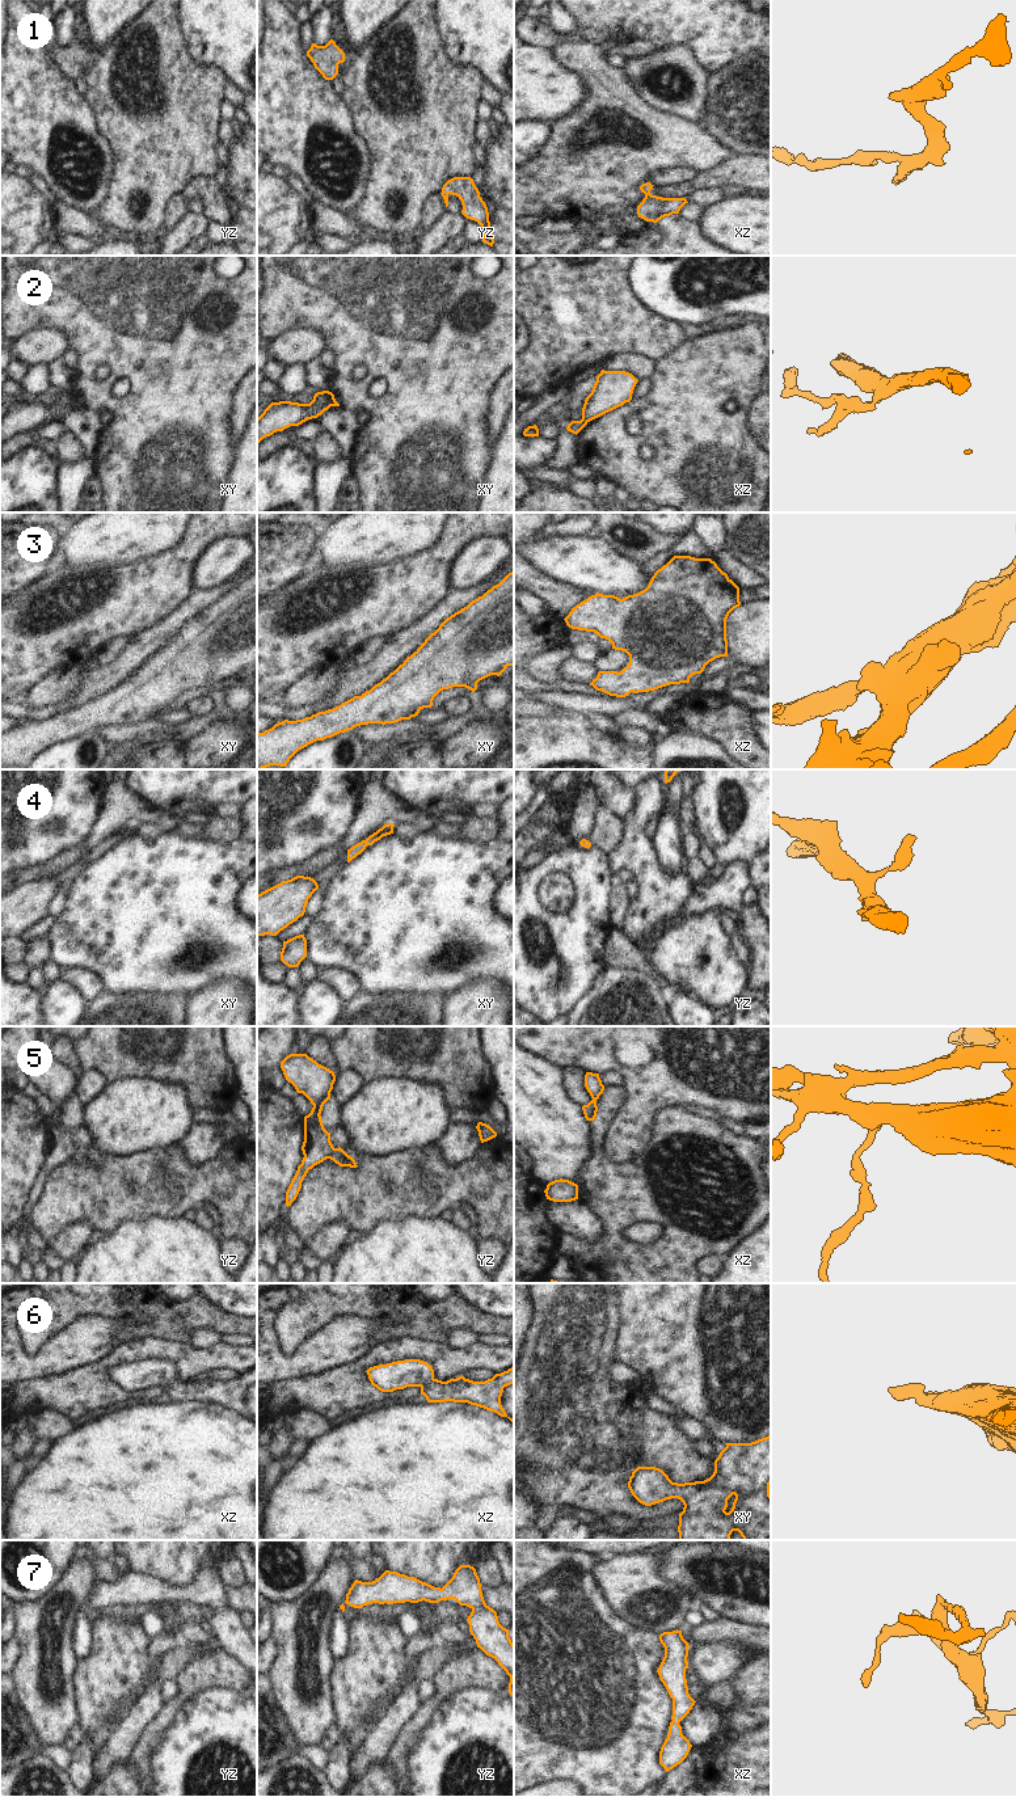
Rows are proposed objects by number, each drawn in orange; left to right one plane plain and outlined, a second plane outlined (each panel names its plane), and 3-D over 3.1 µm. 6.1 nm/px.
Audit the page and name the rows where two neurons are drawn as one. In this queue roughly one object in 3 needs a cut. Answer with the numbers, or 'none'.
2

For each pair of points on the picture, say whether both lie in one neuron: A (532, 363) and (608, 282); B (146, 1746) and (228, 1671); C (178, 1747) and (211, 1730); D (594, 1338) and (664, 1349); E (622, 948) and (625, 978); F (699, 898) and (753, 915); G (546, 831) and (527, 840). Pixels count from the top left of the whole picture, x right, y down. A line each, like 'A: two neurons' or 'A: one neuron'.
A: one neuron
B: one neuron
C: one neuron
D: two neurons
E: two neurons
F: two neurons
G: one neuron

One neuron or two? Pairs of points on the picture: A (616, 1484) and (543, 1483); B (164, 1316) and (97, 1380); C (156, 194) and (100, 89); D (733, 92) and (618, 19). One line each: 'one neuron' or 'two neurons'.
A: one neuron
B: two neurons
C: one neuron
D: two neurons

